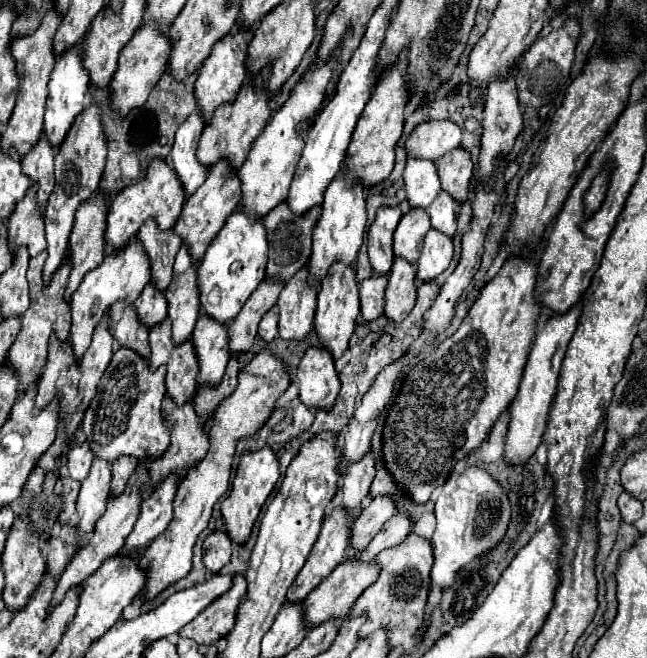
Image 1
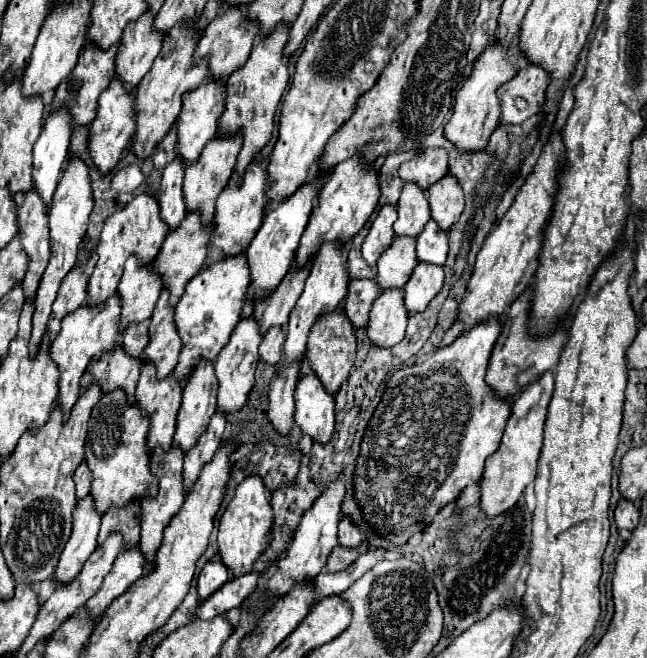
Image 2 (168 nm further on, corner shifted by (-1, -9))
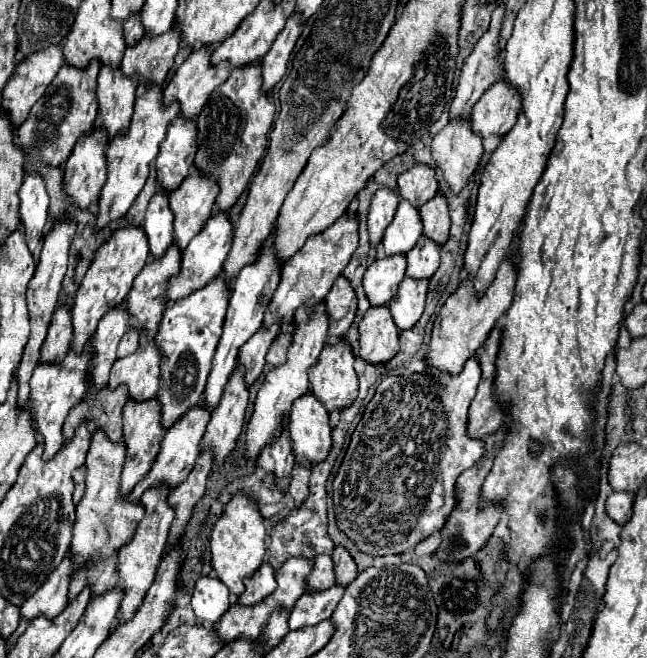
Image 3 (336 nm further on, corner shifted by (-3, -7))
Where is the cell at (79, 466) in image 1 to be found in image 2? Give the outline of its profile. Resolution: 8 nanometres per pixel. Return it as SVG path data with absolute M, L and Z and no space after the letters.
M81 463L73 475L75 481L75 491L77 491L77 499L85 499L89 495L89 487L91 487L91 471L87 467L87 463Z

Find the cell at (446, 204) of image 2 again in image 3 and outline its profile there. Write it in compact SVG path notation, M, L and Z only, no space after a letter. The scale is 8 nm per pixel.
M437 193L429 203L419 207L421 219L423 219L423 233L433 237L439 245L443 245L449 237L451 217L449 217L449 203L443 193Z

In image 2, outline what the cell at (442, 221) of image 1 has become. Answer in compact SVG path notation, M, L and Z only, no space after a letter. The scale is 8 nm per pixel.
M429 221L425 229L417 235L417 259L421 263L435 263L443 265L449 251L447 233L443 233L437 223Z

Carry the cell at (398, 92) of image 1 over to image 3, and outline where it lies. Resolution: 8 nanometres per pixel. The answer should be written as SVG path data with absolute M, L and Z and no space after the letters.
M343 213L341 219L337 219L331 227L327 227L323 233L317 233L313 237L309 237L305 241L305 245L285 261L285 269L281 275L281 285L277 289L277 293L273 295L269 309L265 313L265 321L263 325L267 327L269 319L281 319L283 323L293 321L293 315L297 311L299 305L307 303L309 307L317 305L319 301L325 299L325 295L329 293L331 285L335 283L335 279L343 273L343 269L347 267L351 255L355 253L359 245L359 215L353 213Z

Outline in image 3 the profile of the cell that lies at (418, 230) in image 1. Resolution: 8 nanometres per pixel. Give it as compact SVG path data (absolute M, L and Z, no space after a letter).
M401 253L377 259L373 265L369 265L363 277L363 287L371 305L385 305L393 299L399 283L405 277L405 269L407 261Z

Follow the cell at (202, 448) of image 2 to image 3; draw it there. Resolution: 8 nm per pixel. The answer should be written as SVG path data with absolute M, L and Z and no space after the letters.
M205 449L199 455L189 477L169 493L169 505L173 505L173 509L175 509L175 519L171 523L167 549L173 543L177 543L179 537L185 533L185 525L189 523L189 519L193 515L193 507L205 493L205 485L207 485L207 477L209 477L211 469L213 469L213 451Z

